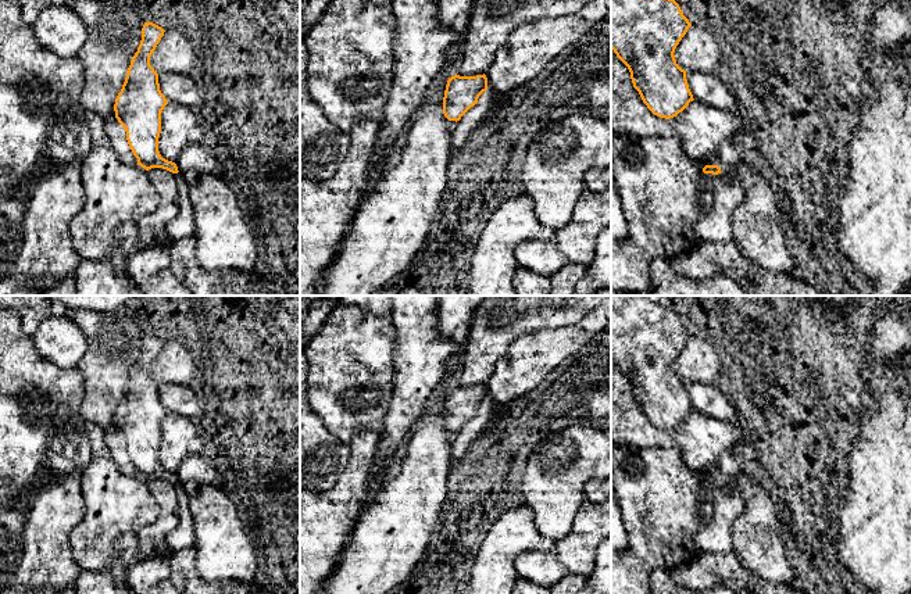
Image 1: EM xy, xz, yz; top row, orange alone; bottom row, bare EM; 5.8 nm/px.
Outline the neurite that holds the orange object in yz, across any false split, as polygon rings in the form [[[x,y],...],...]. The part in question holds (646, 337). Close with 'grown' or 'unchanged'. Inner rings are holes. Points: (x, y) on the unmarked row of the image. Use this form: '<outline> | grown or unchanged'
[[[611,296],[611,359],[628,377],[633,398],[647,419],[665,430],[676,427],[694,411],[686,382],[674,366],[690,337],[679,315],[649,296]]] | unchanged

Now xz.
[[[486,386],[449,389],[444,408],[443,425],[449,432],[460,432],[461,427],[478,414],[479,407],[487,401]]] | unchanged

